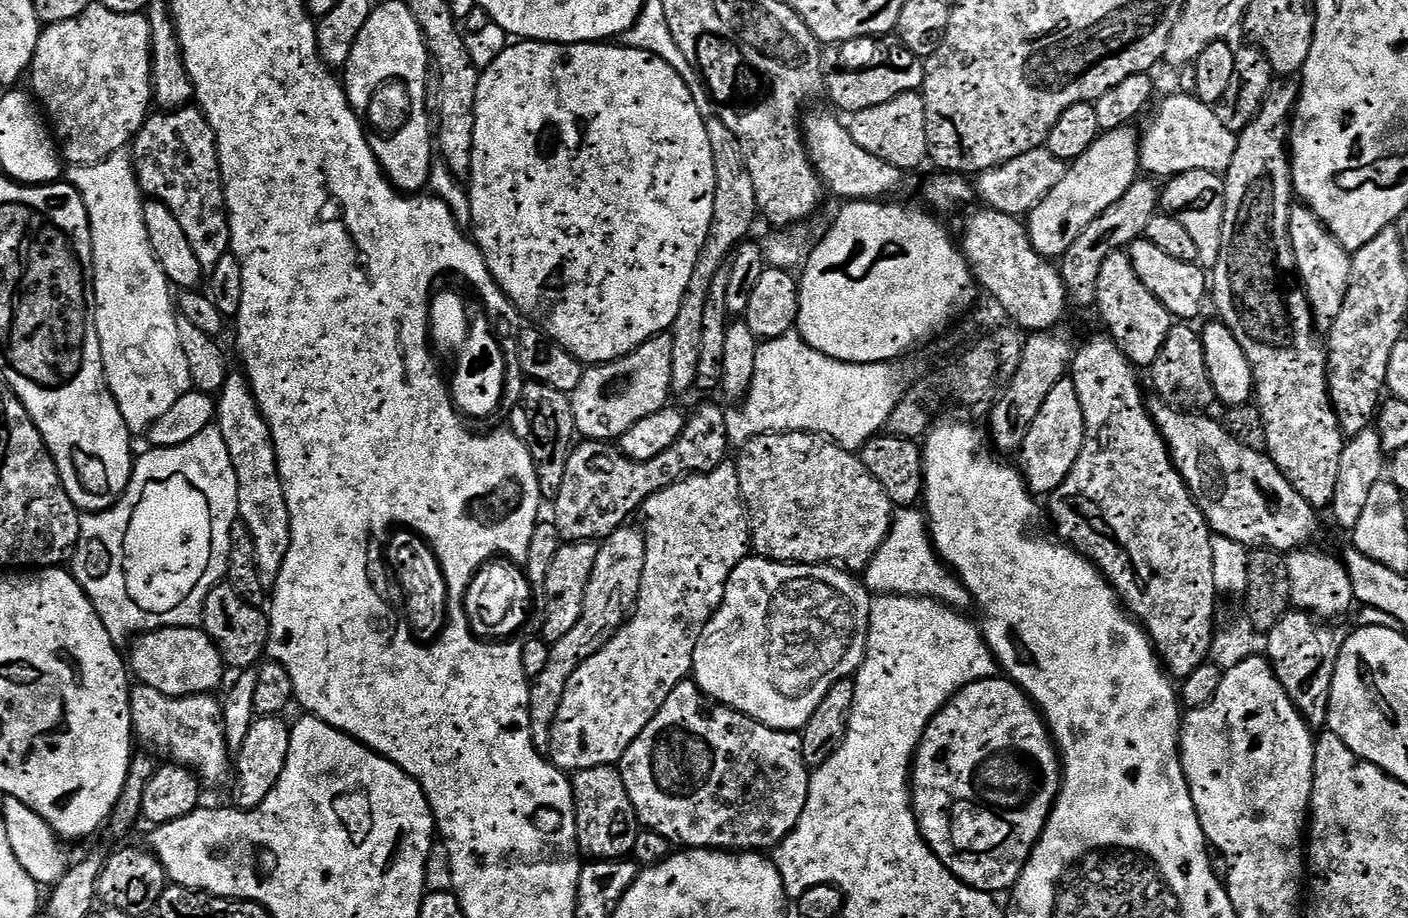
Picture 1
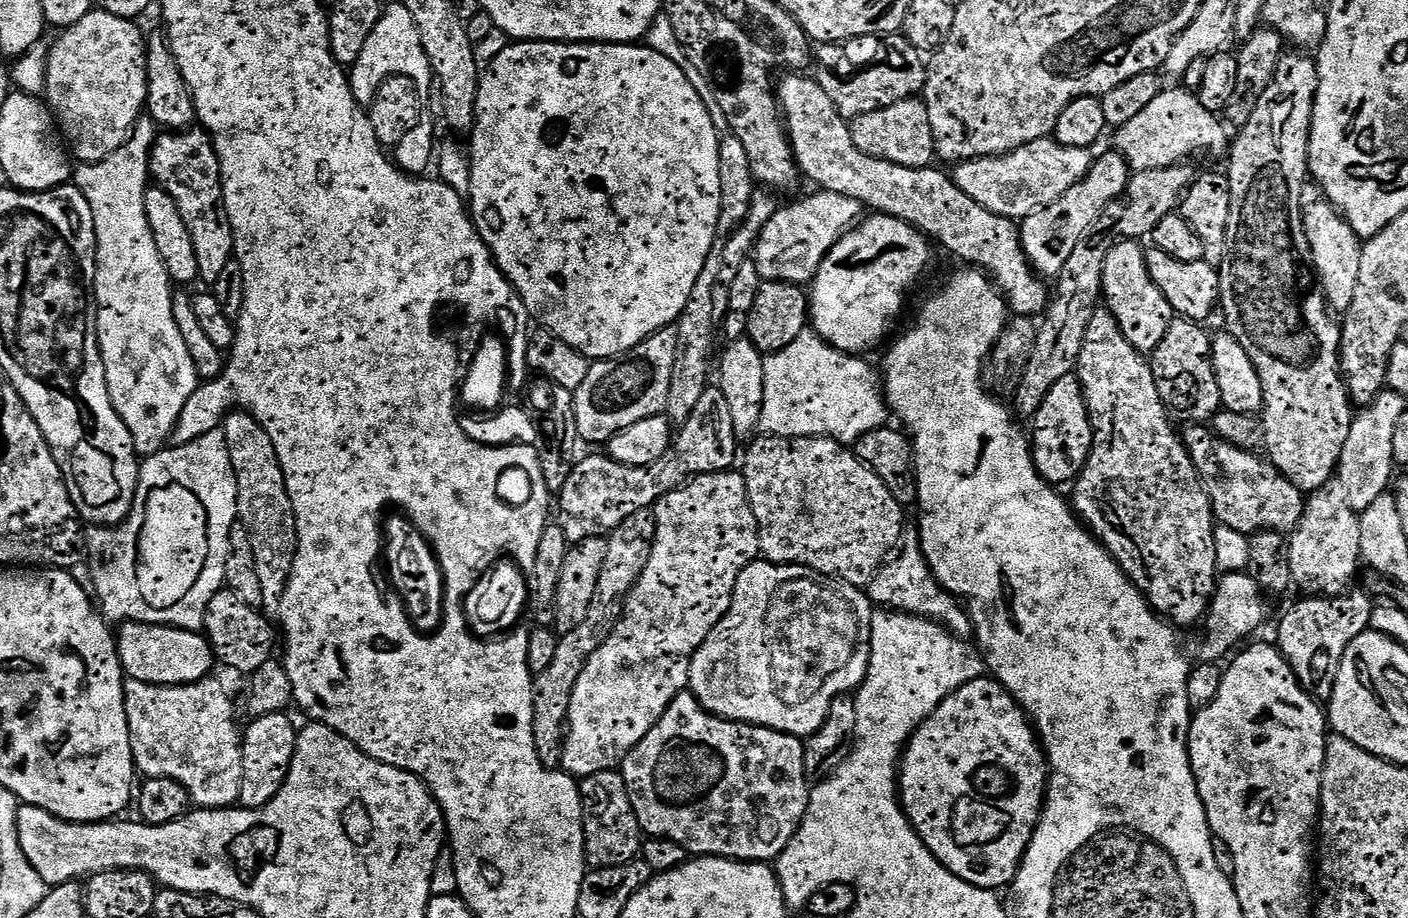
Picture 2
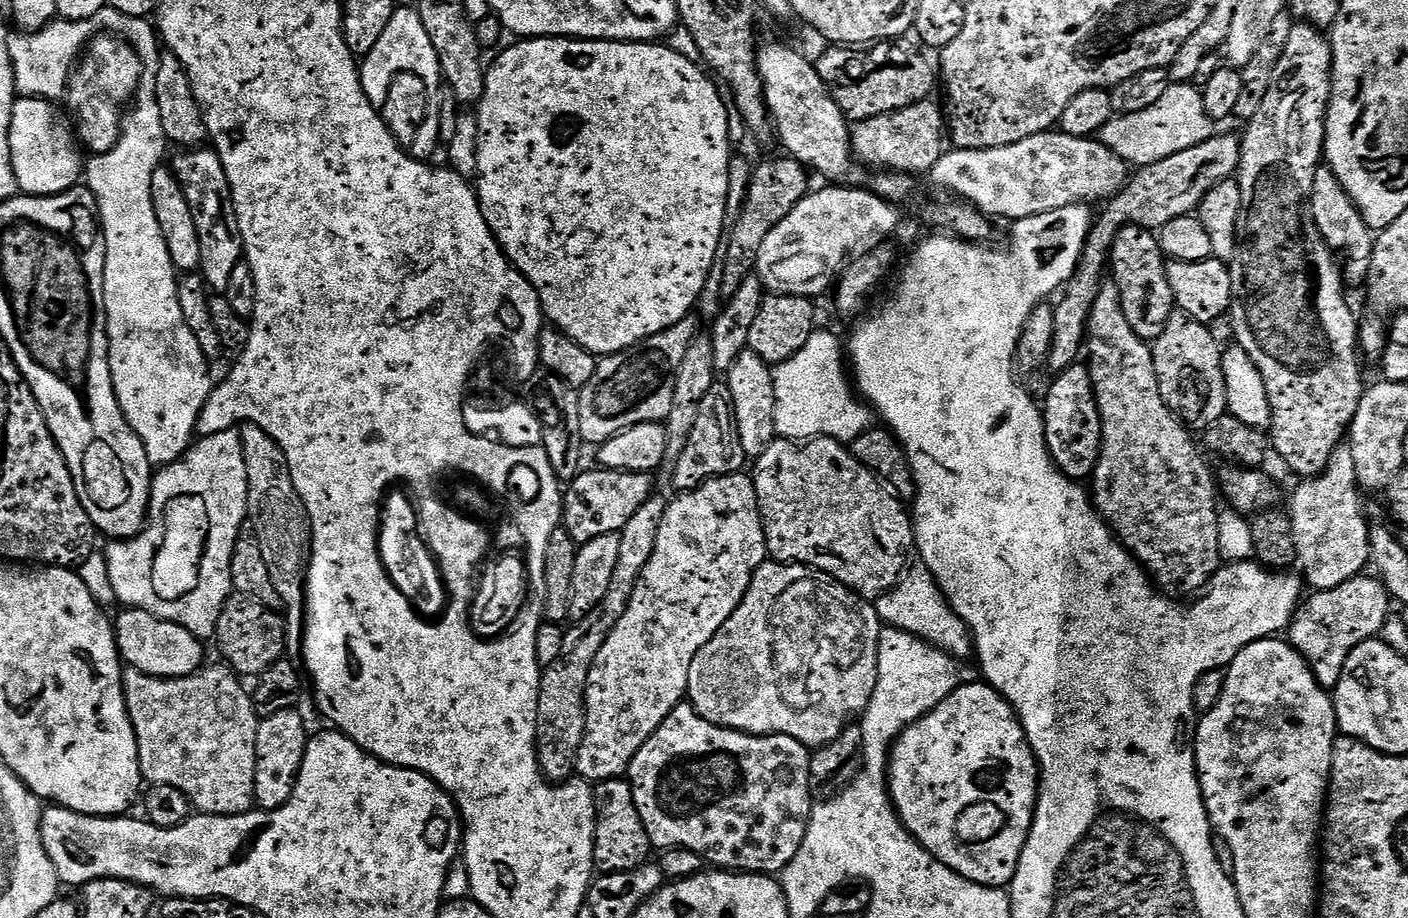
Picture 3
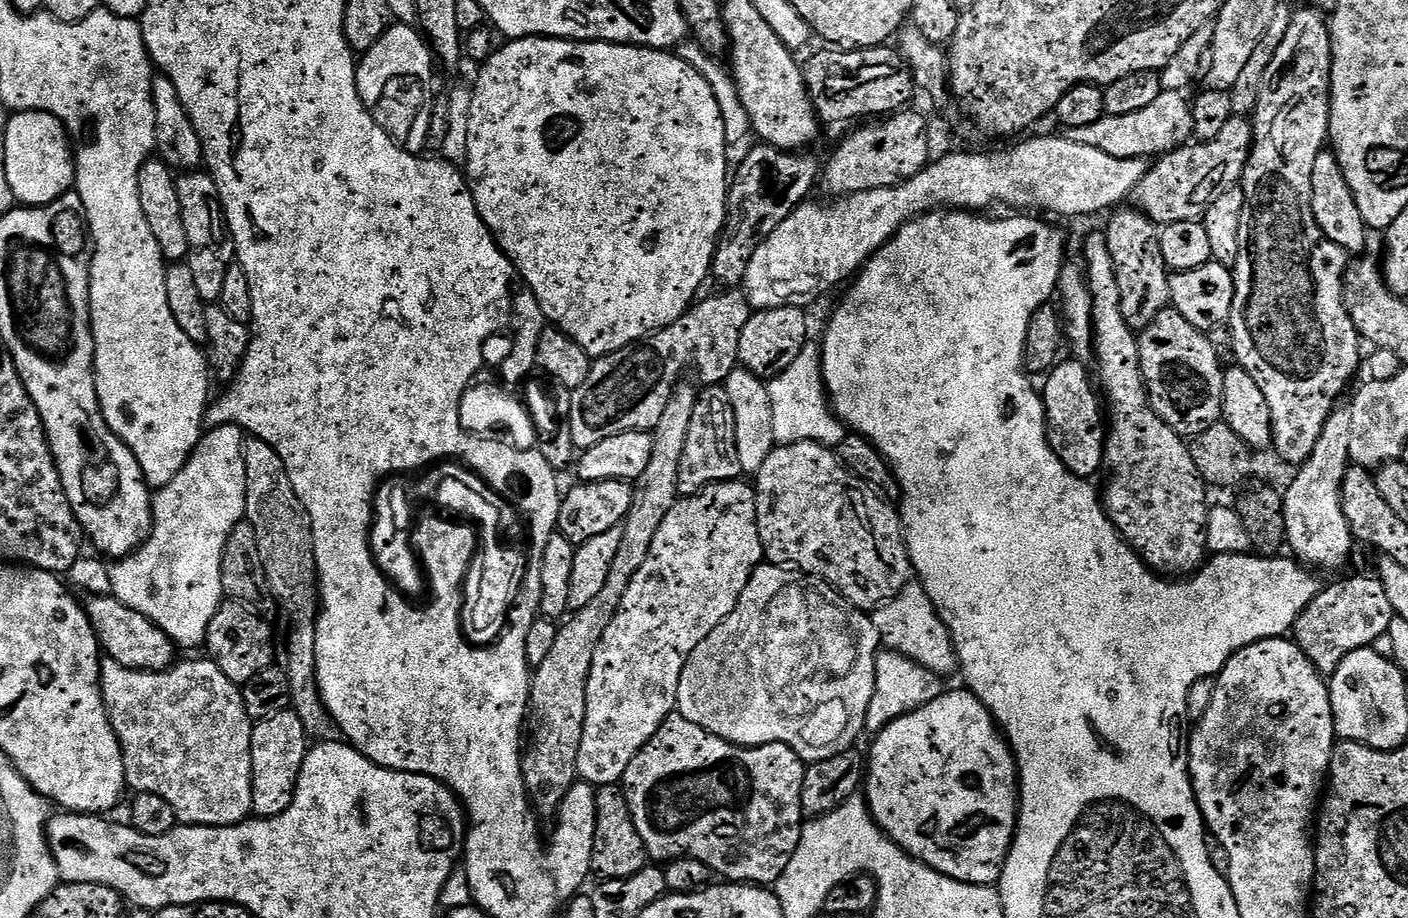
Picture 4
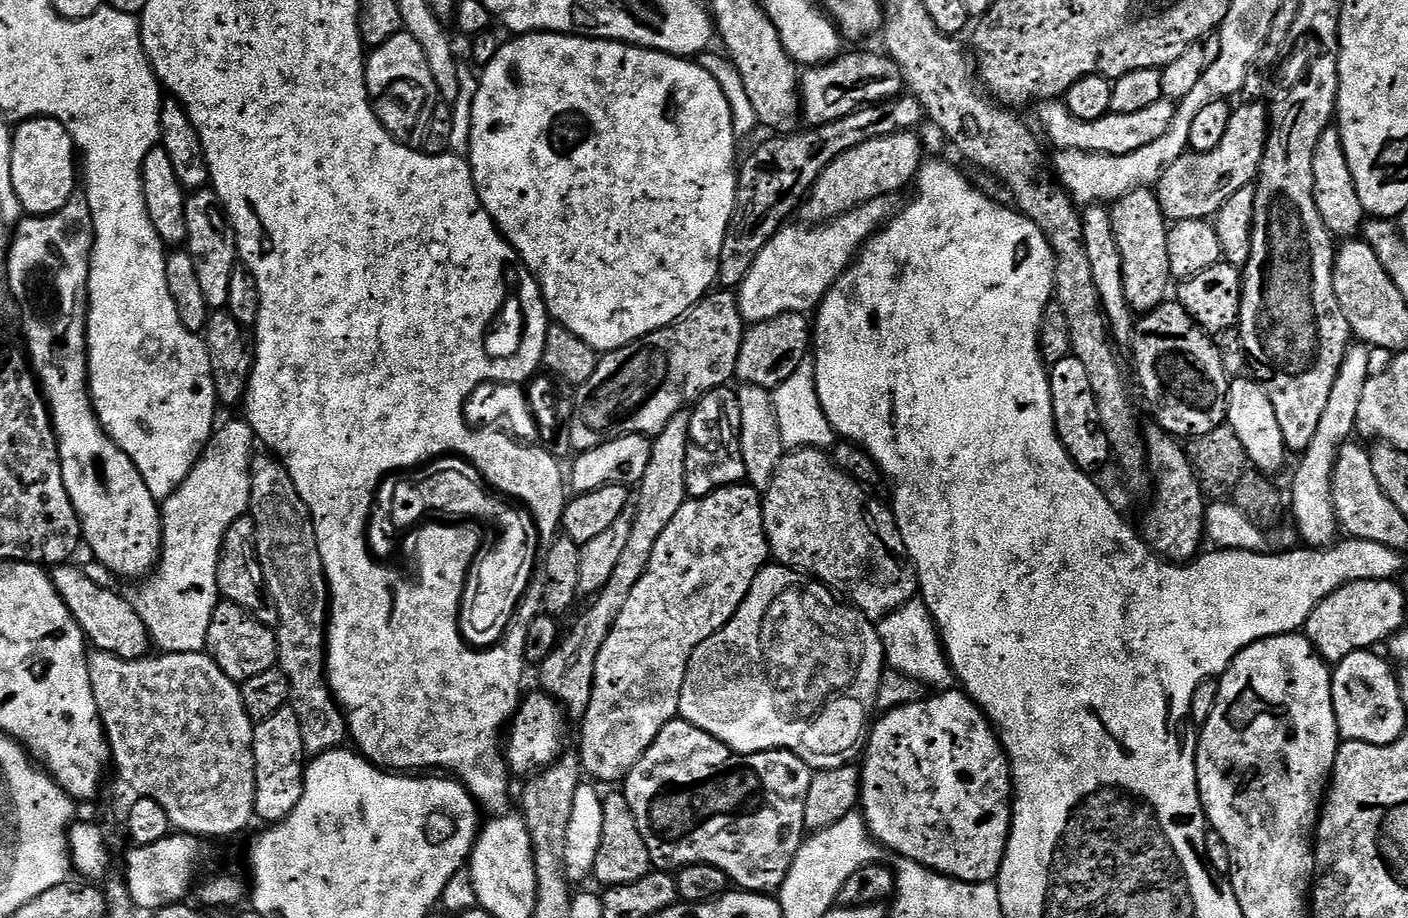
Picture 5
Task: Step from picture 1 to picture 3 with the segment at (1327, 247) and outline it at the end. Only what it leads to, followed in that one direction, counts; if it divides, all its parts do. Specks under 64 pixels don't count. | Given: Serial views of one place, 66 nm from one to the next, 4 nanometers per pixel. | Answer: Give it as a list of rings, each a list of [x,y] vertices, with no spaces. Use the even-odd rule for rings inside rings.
[[[1327,166],[1317,167],[1314,174],[1310,211],[1318,234],[1329,249],[1341,248],[1344,251],[1345,258],[1349,260],[1348,270],[1346,266],[1347,275],[1349,272],[1354,279],[1360,280],[1360,282],[1367,281],[1374,243],[1373,229],[1369,228],[1368,224],[1360,217],[1360,211],[1357,210],[1356,204],[1348,197],[1338,182],[1338,178]]]

